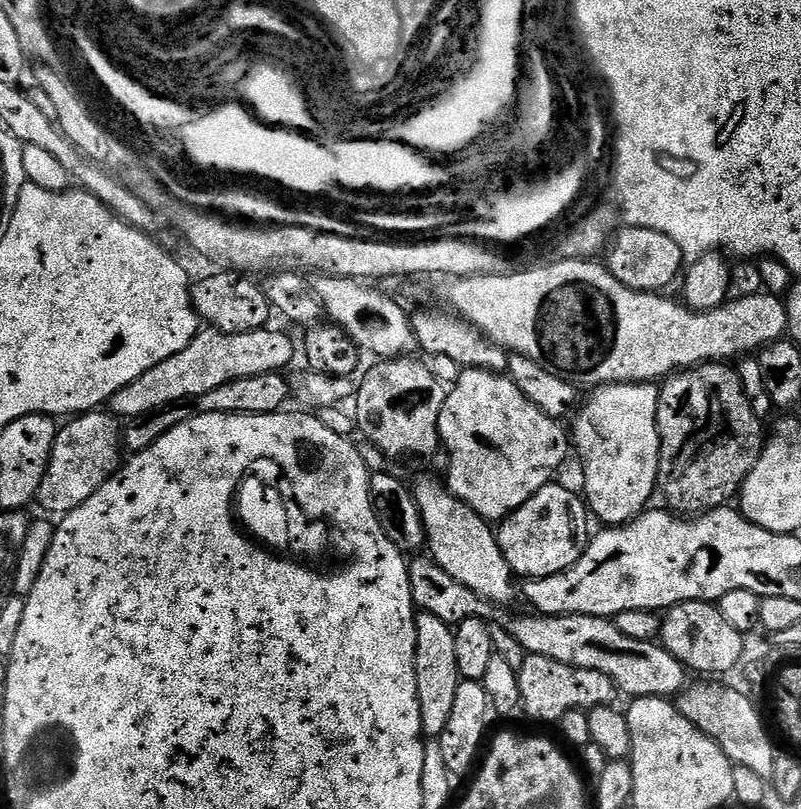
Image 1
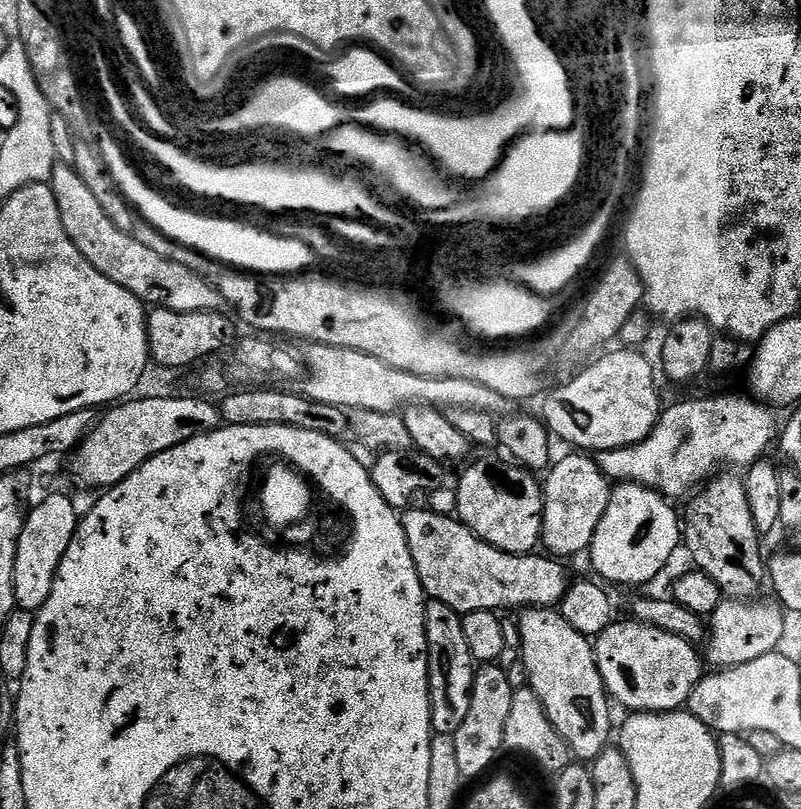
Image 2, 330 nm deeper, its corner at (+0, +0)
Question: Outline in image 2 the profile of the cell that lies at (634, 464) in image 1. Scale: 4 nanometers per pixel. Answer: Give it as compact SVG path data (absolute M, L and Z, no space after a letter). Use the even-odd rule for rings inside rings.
M617 483L606 506L606 514L602 514L602 522L598 522L598 530L592 539L590 557L592 568L597 572L595 575L609 585L650 583L671 562L676 547L679 549L682 544L682 520L671 507L675 508L659 492L643 488L641 484Z

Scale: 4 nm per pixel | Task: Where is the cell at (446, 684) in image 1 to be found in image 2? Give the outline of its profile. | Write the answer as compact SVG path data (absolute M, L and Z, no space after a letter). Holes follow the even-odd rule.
M428 600L424 605L424 629L428 643L428 685L432 703L432 731L435 735L455 737L458 726L466 722L470 710L472 683L476 668L466 646L466 634L462 630L461 613L456 612L446 602Z

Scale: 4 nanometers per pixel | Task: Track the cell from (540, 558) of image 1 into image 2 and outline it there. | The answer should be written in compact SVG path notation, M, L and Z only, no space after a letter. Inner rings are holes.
M586 454L576 455L580 456L564 456L561 458L561 460L559 457L559 459L557 459L555 463L551 465L550 471L547 473L547 476L549 475L548 481L545 479L542 484L544 490L544 530L542 533L542 544L543 547L548 547L549 550L547 549L547 551L556 558L565 558L564 556L576 556L579 554L579 552L587 553L589 549L591 549L592 539L598 530L598 522L602 522L602 514L606 514L606 506L612 497L613 485L610 483L608 477L605 476L604 471L596 465L595 459L592 459L589 455Z

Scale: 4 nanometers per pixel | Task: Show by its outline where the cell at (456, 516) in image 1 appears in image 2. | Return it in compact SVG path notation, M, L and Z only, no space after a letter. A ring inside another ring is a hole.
M529 608L521 611L520 616L520 656L528 675L527 687L532 689L534 695L542 702L554 730L565 742L568 743L569 753L577 761L591 762L602 754L602 750L609 747L614 736L614 724L612 728L612 712L608 709L610 697L604 688L602 674L596 665L596 653L594 644L589 637L578 634L566 618L560 616L559 611L547 608Z

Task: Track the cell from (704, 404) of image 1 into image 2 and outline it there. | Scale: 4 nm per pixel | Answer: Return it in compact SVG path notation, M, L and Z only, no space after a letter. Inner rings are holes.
M717 474L703 485L687 501L688 509L682 512L682 544L692 555L697 569L706 573L714 582L718 582L721 593L730 600L755 601L760 587L766 584L766 560L760 557L762 536L757 532L754 518L751 517L750 503L747 502L747 486L736 474Z

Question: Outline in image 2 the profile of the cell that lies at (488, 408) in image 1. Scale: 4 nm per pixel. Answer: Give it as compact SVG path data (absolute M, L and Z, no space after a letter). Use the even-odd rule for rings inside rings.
M470 469L461 478L460 485L456 484L454 488L457 494L455 515L478 539L485 540L498 550L515 556L535 553L544 530L544 490L535 475L528 474L525 477L515 492L514 489L499 484L490 473Z

